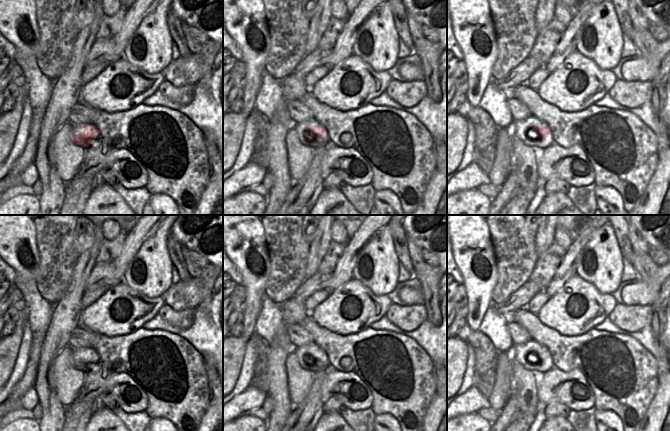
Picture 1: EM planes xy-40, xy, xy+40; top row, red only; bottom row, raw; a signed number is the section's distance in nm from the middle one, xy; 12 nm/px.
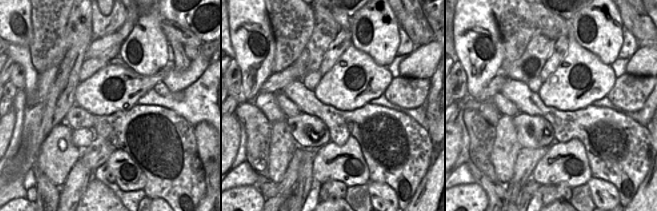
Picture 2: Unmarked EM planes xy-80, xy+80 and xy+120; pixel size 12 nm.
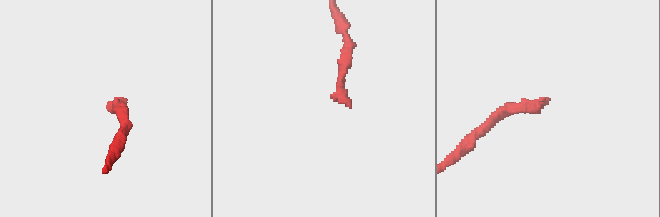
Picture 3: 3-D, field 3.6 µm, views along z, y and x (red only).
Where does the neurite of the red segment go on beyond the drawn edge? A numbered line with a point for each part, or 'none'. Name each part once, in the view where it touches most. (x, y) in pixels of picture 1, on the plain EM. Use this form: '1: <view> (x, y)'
1: xy (301, 351)

